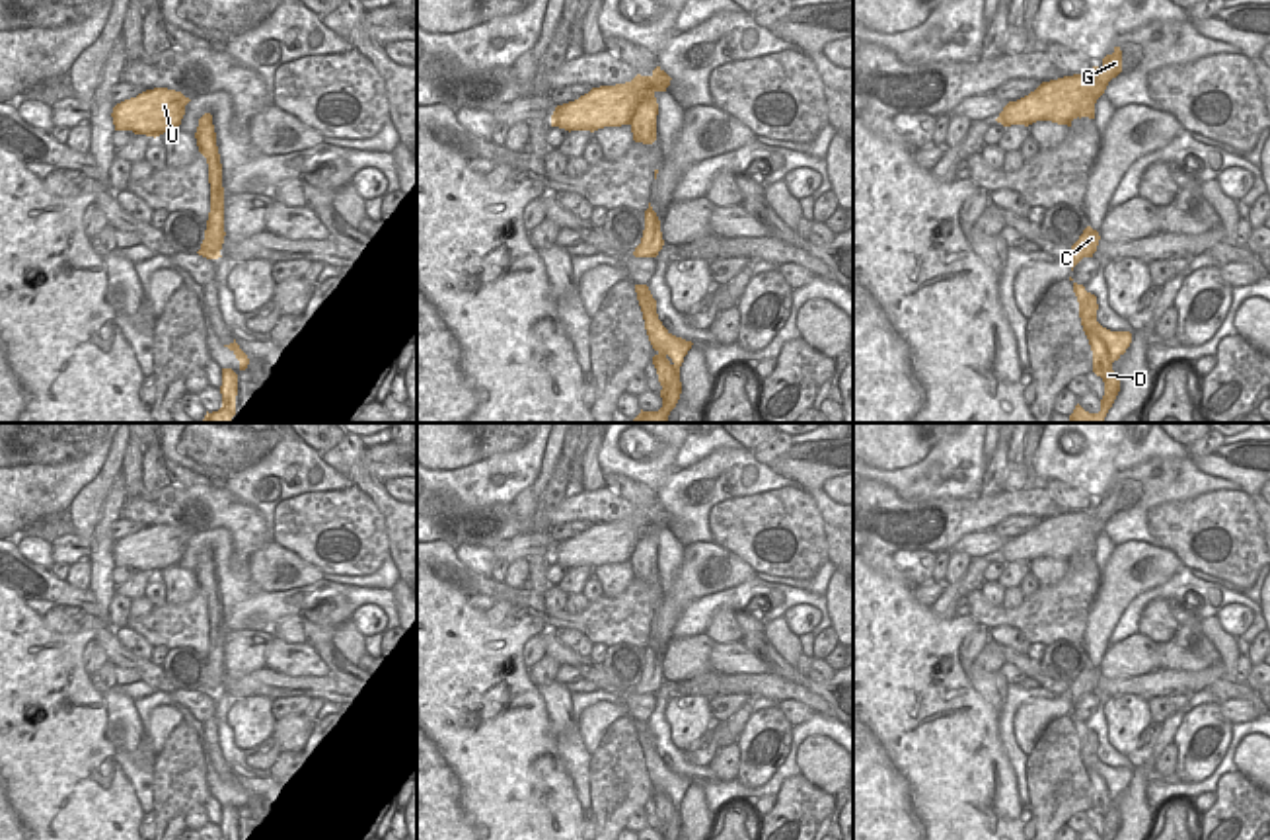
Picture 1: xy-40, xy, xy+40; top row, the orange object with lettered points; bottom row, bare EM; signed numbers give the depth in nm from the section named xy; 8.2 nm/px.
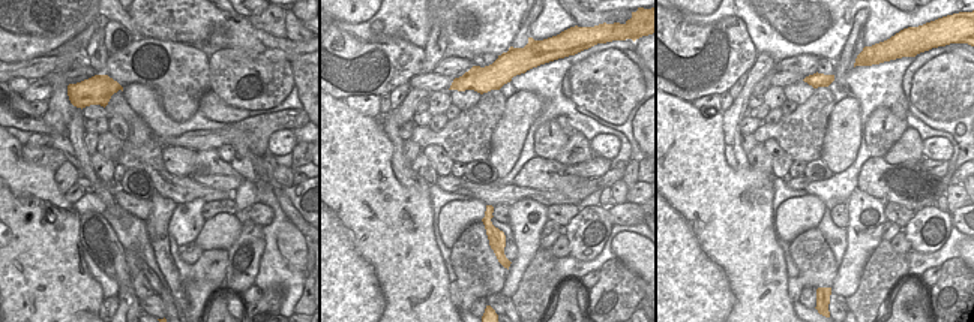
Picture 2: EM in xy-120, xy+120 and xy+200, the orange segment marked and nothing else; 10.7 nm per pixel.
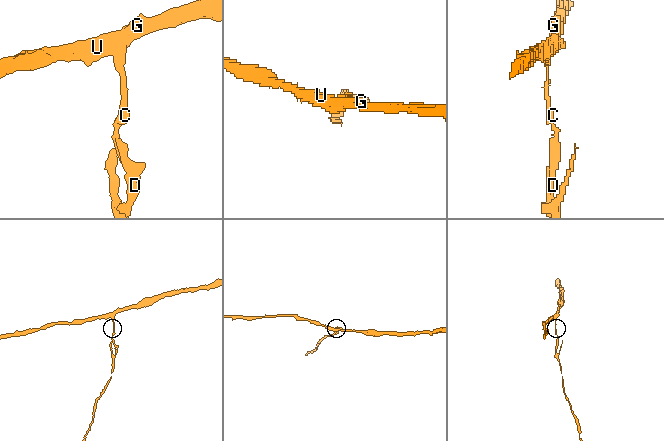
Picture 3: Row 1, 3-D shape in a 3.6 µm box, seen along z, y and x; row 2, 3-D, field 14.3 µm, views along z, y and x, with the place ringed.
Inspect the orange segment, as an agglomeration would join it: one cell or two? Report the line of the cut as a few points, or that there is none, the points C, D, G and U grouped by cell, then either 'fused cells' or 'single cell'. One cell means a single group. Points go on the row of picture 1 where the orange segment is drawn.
xy (655, 100), (645, 100), (630, 123) | C D / G U | fused cells

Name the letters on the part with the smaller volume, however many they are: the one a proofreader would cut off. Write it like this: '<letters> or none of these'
C, D

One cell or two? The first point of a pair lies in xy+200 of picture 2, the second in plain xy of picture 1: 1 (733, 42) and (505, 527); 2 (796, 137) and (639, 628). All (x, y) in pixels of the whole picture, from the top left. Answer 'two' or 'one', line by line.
1: one
2: two

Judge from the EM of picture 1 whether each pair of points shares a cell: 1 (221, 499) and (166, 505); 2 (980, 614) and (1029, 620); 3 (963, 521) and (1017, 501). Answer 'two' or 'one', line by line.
1: one
2: one
3: one

